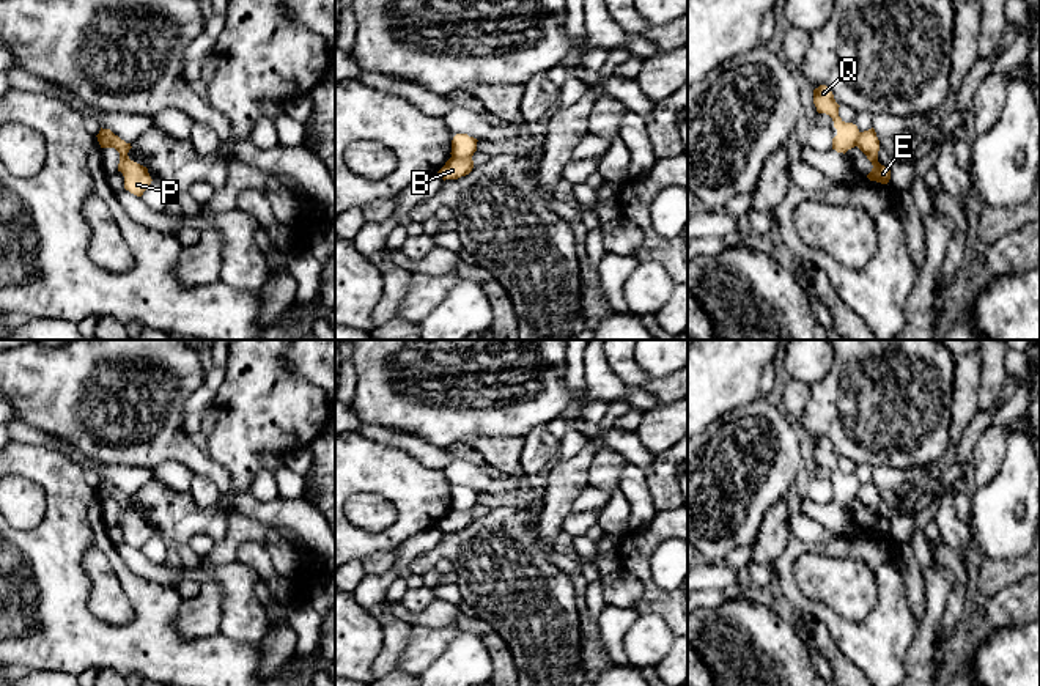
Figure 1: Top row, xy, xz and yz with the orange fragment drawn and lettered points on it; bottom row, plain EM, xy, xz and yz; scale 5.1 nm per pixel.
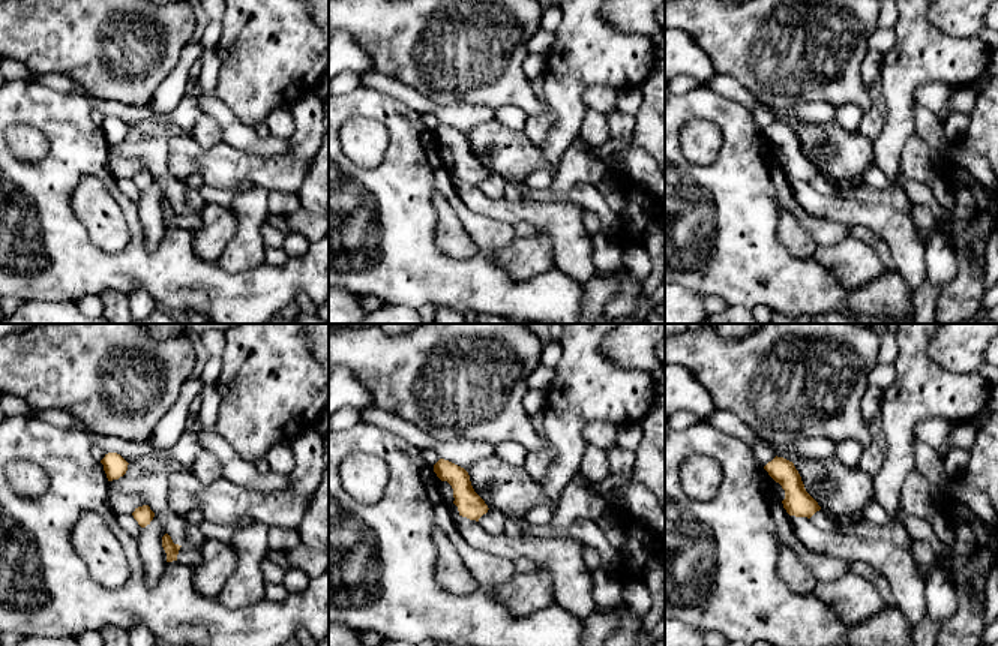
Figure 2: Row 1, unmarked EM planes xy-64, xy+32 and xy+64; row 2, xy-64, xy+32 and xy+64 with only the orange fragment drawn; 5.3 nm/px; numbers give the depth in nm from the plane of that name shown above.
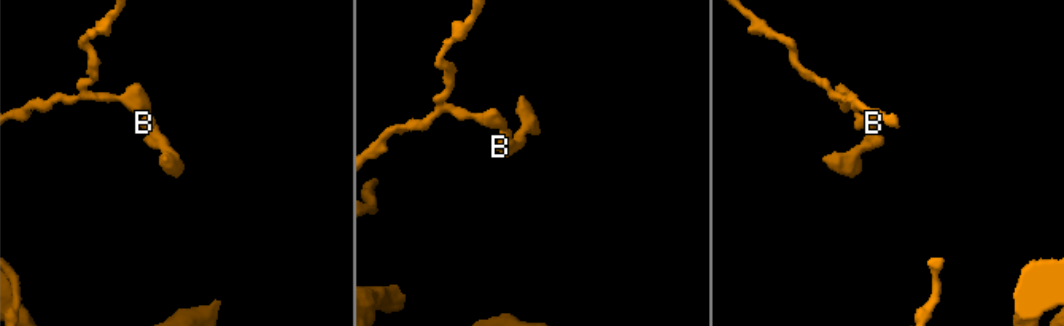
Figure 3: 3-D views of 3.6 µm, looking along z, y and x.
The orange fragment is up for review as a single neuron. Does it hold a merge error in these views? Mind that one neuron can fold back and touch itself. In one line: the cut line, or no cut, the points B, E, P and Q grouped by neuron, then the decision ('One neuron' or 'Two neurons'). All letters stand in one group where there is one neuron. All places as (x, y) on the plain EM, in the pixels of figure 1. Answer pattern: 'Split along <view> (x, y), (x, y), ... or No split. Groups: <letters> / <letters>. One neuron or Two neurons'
Split along xz (452, 508), (471, 510). Groups: B E P / Q. Two neurons

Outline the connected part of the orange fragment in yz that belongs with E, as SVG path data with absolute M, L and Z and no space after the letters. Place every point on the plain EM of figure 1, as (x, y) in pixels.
M872 480L869 483L859 485L856 499L867 508L867 511L873 518L867 530L870 533L887 537L891 532L891 521L878 514L880 492L875 481Z

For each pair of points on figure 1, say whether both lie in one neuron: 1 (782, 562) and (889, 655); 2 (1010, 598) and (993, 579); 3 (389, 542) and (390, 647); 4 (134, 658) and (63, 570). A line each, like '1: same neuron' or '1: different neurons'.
1: same neuron
2: different neurons
3: different neurons
4: same neuron

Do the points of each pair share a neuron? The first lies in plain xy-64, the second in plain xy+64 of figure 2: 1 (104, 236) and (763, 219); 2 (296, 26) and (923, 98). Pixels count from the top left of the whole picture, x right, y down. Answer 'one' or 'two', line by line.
1: two
2: two

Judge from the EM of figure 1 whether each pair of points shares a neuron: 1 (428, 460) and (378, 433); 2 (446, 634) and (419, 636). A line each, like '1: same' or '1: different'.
1: same
2: same

